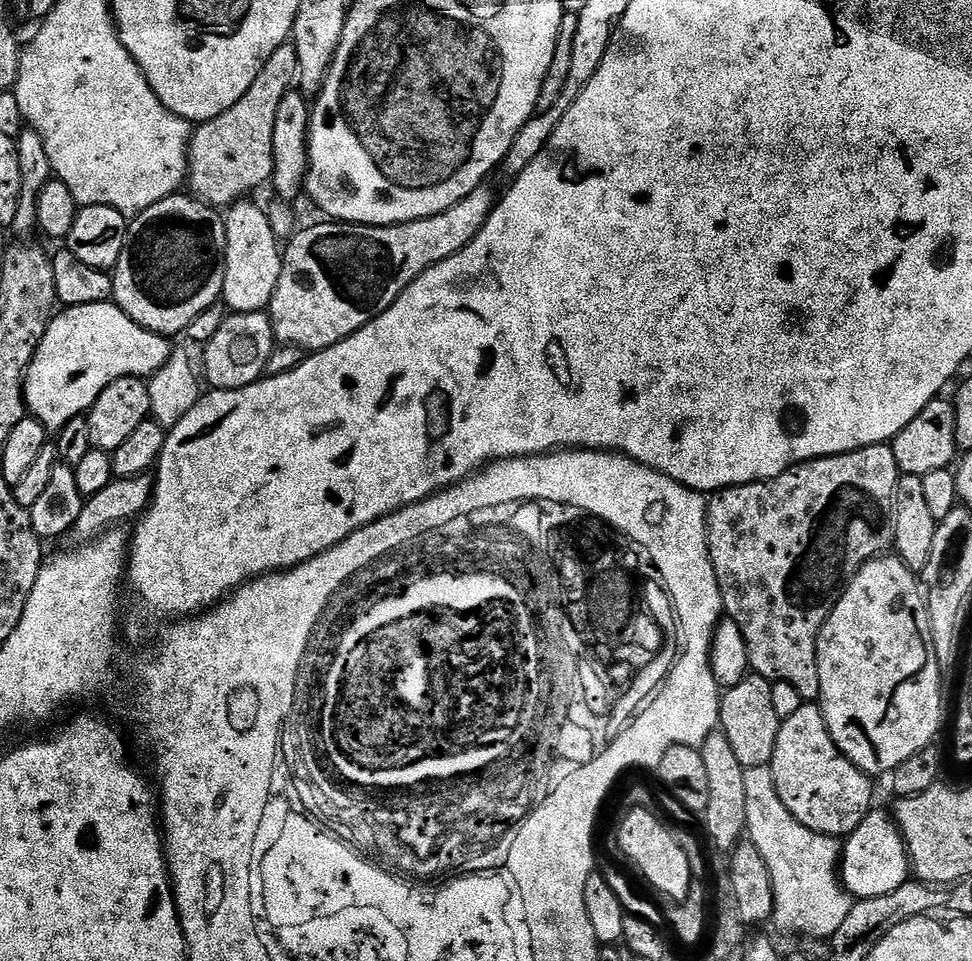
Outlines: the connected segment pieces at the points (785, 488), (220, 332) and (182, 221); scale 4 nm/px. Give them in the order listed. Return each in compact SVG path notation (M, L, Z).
M891 443L875 444L841 456L807 460L769 480L723 488L707 501L708 553L718 578L724 616L742 630L748 667L755 675L788 682L804 701L819 701L820 631L862 565L895 545L894 502L901 475Z
M267 311L228 314L228 317L217 326L216 333L209 338L208 345L204 348L202 376L207 387L229 392L256 383L264 376L266 362L273 347L272 320L269 319Z
M191 194L154 202L131 217L126 246L111 273L112 300L138 326L175 338L224 294L224 216Z

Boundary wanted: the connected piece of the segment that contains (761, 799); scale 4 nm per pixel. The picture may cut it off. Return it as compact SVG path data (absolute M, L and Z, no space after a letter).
M754 766L753 768L744 769L744 777L746 778L746 822L748 823L746 829L747 839L754 842L754 846L758 846L758 854L762 854L762 858L766 862L766 866L770 870L770 878L774 886L774 902L776 908L772 911L772 920L784 932L789 932L792 936L809 936L812 940L824 940L824 942L831 941L832 936L838 930L838 926L842 926L842 921L845 920L846 914L850 914L854 900L849 895L847 889L841 883L841 877L838 875L838 869L841 861L842 844L837 837L823 836L814 830L810 830L806 826L802 826L788 810L786 806L782 806L782 800L778 798L778 792L774 790L774 774L769 766Z

